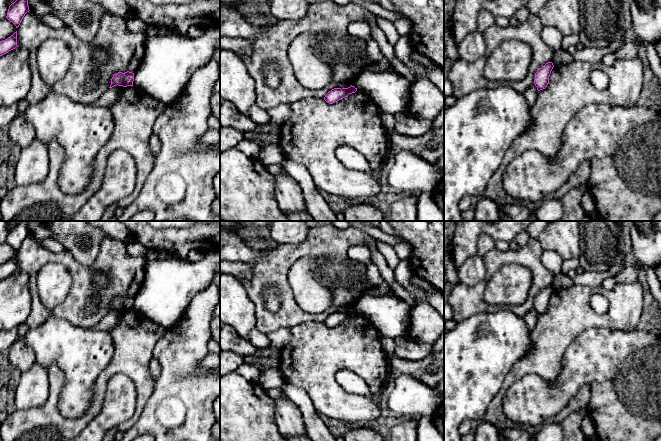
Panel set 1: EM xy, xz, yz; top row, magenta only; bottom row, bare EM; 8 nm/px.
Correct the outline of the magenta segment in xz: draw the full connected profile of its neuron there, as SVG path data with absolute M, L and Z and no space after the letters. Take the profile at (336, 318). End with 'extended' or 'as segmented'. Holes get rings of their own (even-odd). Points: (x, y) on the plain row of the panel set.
M352 309L348 312L334 312L325 319L324 324L329 328L333 328L356 315L357 312Z; as segmented

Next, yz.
M548 286L544 290L539 292L538 295L535 297L534 308L537 311L538 315L543 314L547 311L553 291L553 287Z; as segmented

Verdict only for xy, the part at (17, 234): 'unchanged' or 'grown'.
unchanged

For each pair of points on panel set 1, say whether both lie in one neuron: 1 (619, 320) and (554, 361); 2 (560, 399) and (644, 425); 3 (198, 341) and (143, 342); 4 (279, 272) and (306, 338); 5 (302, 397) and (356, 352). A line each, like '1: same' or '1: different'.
1: same
2: same
3: different
4: different
5: different

